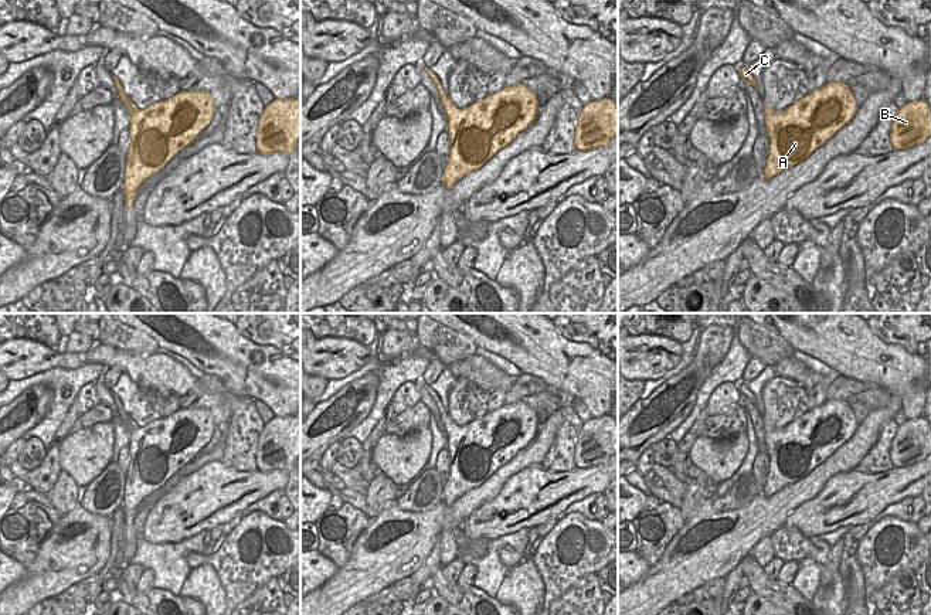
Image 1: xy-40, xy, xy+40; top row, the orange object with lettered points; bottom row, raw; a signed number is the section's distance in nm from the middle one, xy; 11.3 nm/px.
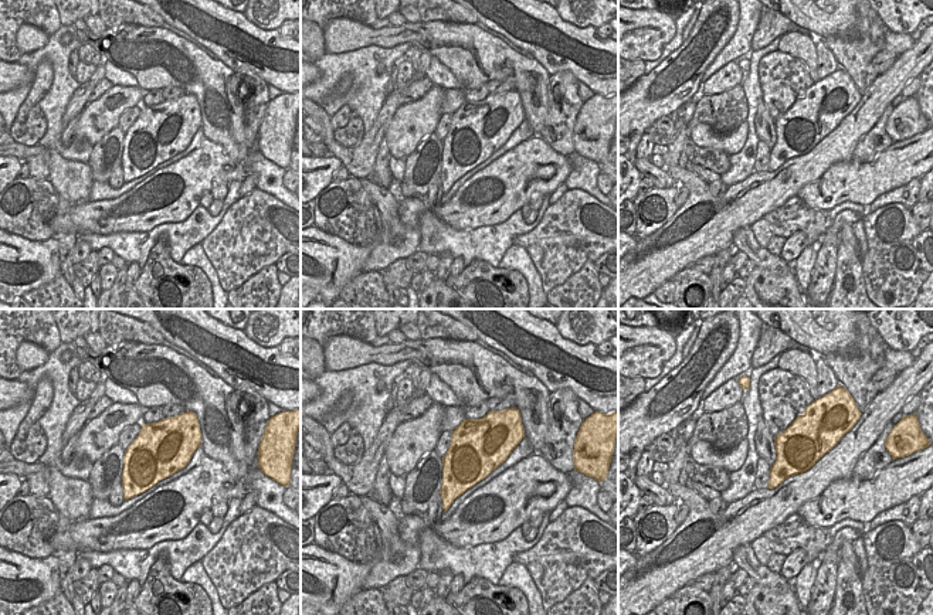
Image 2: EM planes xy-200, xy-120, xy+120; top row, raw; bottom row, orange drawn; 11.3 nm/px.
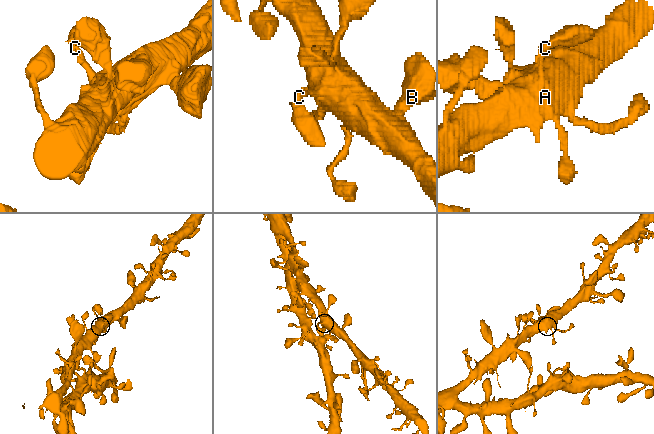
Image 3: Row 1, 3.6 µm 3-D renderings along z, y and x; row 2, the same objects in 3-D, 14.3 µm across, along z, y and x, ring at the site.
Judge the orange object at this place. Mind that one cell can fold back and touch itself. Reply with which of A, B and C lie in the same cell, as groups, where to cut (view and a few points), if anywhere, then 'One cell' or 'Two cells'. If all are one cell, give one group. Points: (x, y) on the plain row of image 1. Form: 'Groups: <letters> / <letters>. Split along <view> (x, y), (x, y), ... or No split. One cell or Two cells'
Groups: A B C. No split. One cell

